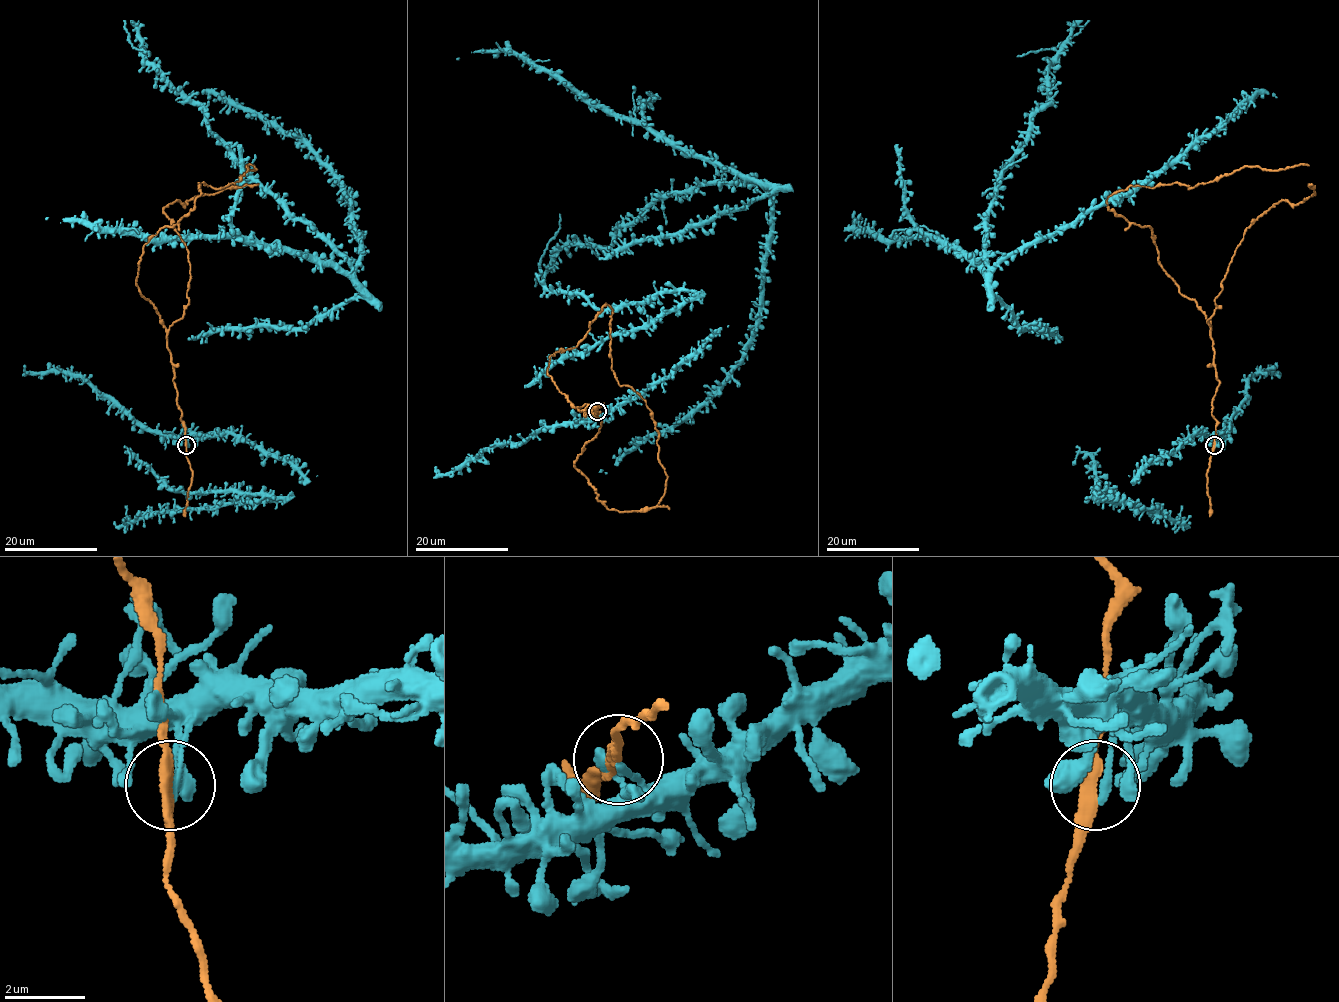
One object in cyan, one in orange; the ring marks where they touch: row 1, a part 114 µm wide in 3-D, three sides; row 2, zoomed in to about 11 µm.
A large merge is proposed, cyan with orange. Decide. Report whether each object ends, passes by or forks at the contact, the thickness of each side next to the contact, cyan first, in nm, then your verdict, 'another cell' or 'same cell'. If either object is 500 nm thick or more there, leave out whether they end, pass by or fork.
cyan ends | orange passes by | 200/280 nm | another cell

